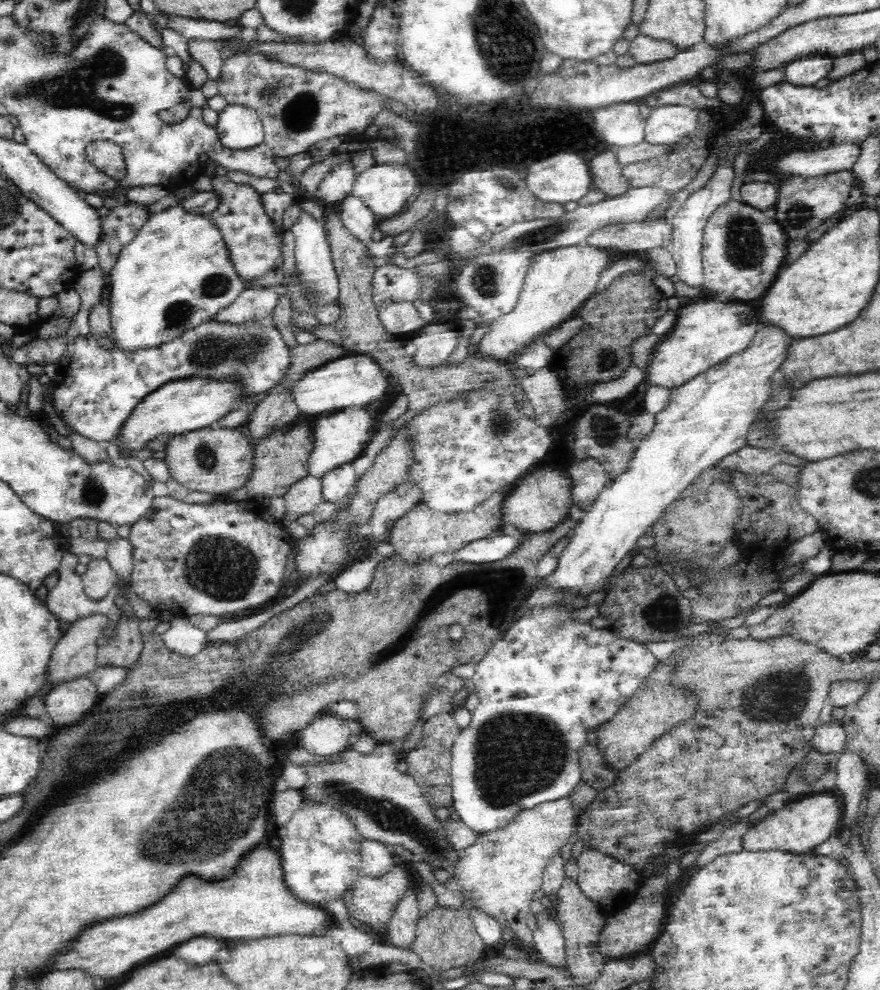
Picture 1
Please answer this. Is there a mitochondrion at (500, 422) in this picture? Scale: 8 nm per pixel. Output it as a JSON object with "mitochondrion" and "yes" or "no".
{"mitochondrion":"yes"}

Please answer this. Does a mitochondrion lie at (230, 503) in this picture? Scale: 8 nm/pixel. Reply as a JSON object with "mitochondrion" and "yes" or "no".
{"mitochondrion":"no"}

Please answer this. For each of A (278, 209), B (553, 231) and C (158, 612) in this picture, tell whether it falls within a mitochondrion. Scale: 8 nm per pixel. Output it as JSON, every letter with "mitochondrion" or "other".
{"A":"other","B":"mitochondrion","C":"other"}

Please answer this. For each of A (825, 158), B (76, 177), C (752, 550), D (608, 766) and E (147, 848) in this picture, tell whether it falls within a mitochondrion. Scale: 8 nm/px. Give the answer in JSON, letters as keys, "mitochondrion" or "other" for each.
{"A":"other","B":"other","C":"other","D":"other","E":"mitochondrion"}

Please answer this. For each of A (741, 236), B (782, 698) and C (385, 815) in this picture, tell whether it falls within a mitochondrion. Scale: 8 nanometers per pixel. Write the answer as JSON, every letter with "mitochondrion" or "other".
{"A":"mitochondrion","B":"mitochondrion","C":"mitochondrion"}

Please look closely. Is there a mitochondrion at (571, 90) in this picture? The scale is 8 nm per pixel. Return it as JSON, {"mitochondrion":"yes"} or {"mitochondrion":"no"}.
{"mitochondrion":"no"}

